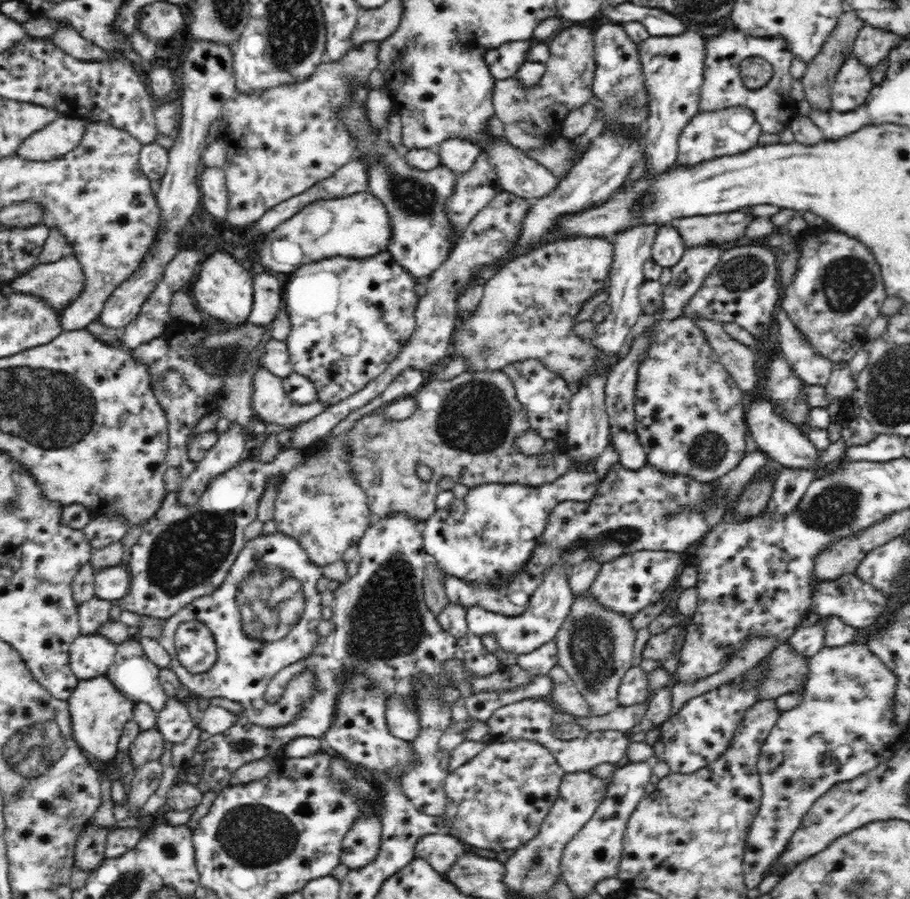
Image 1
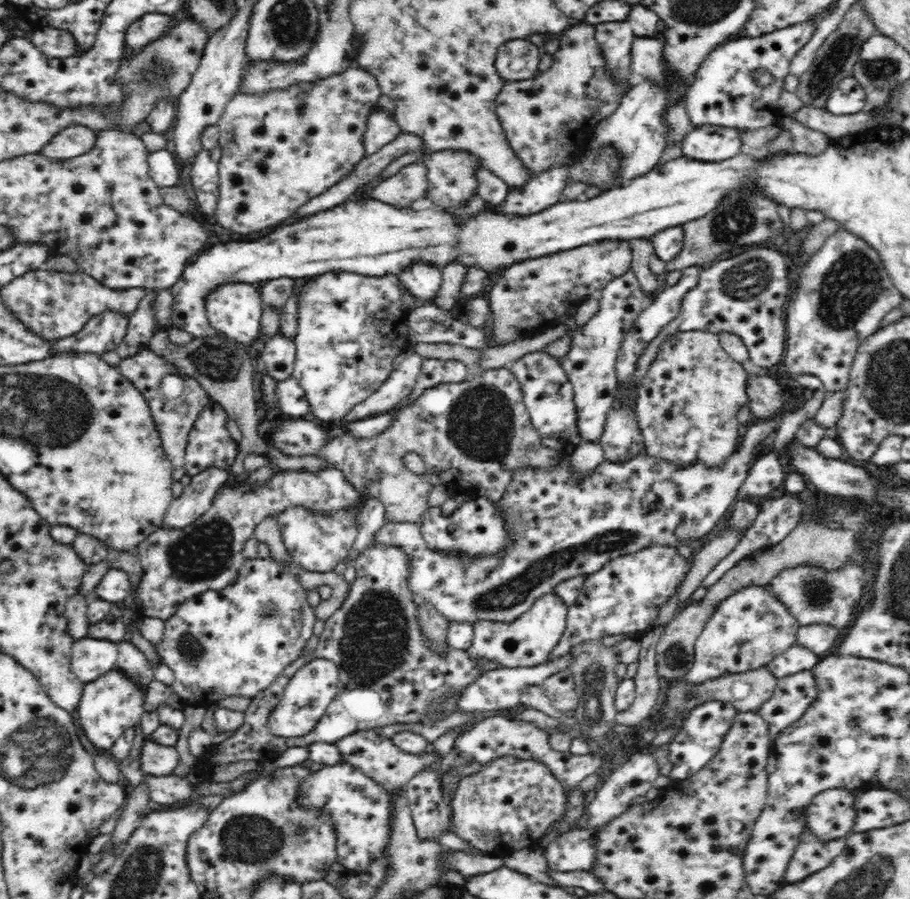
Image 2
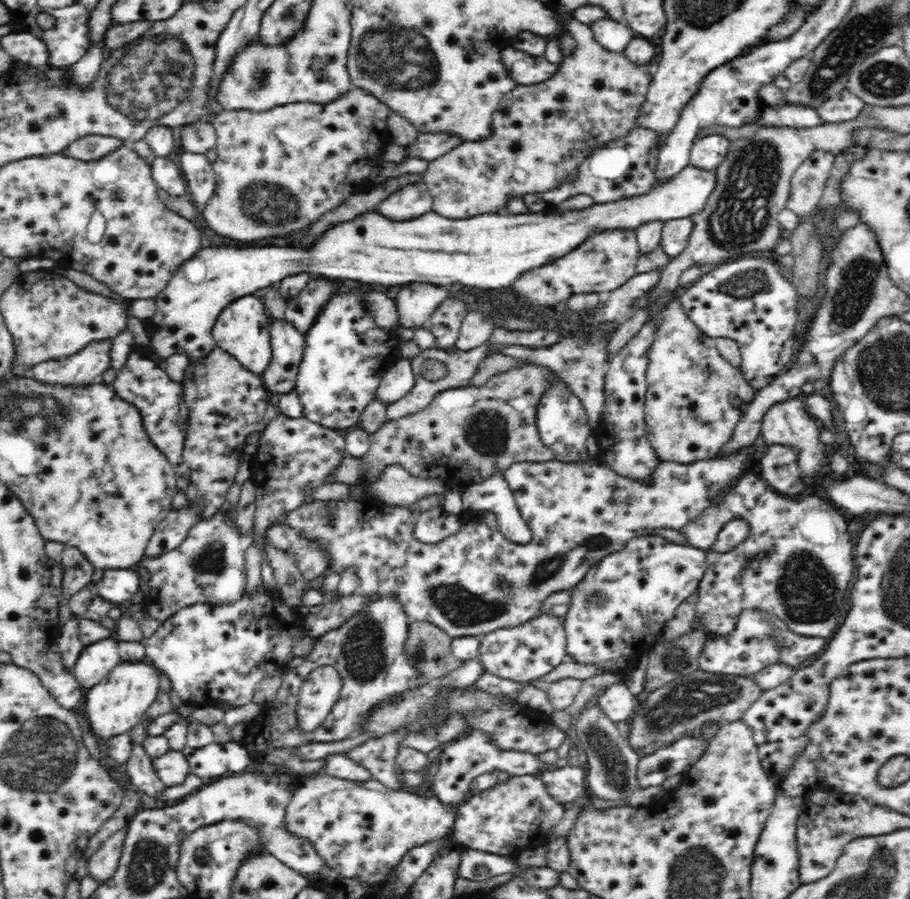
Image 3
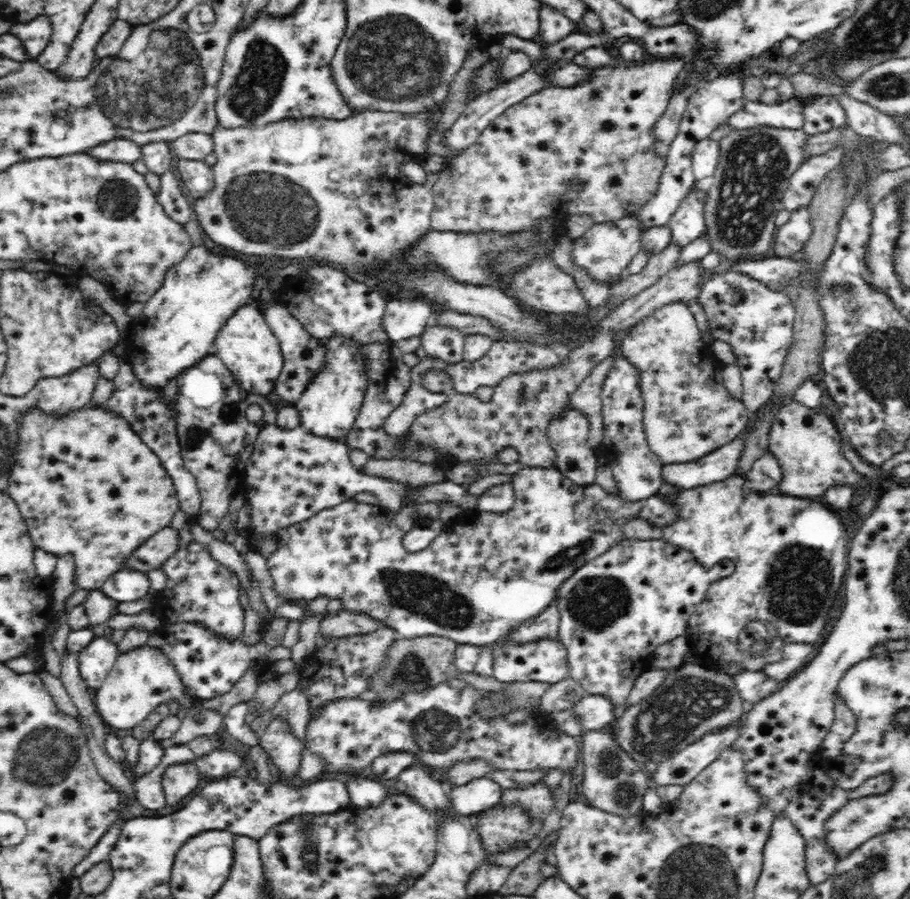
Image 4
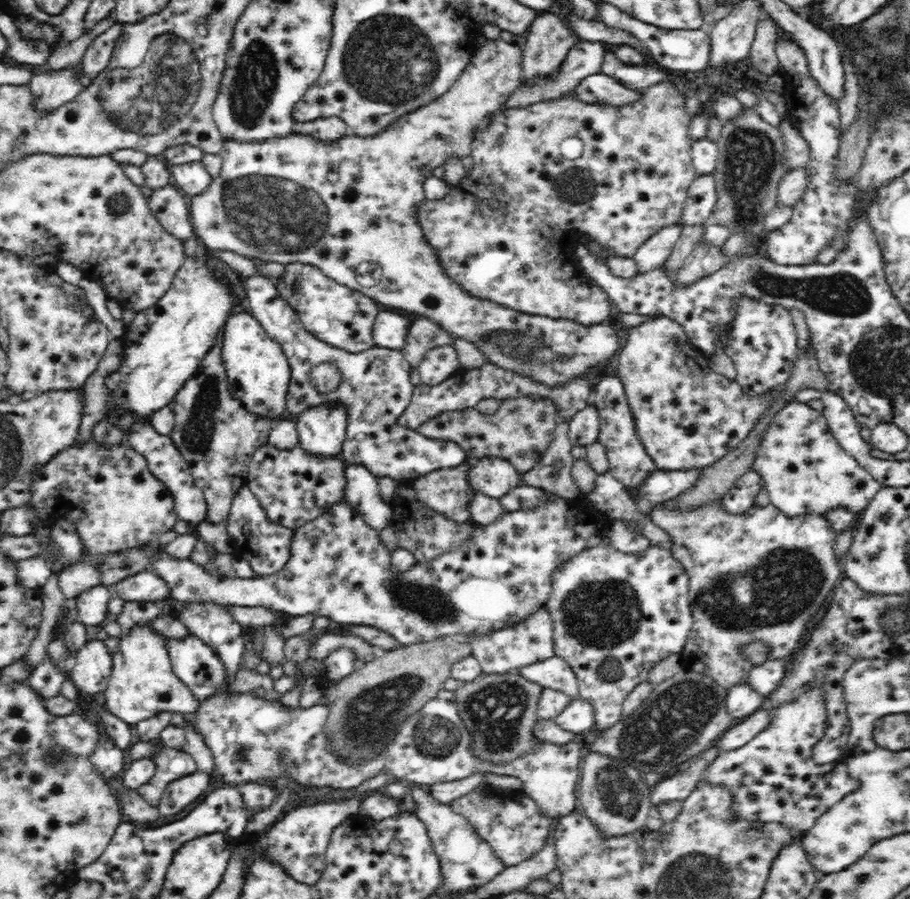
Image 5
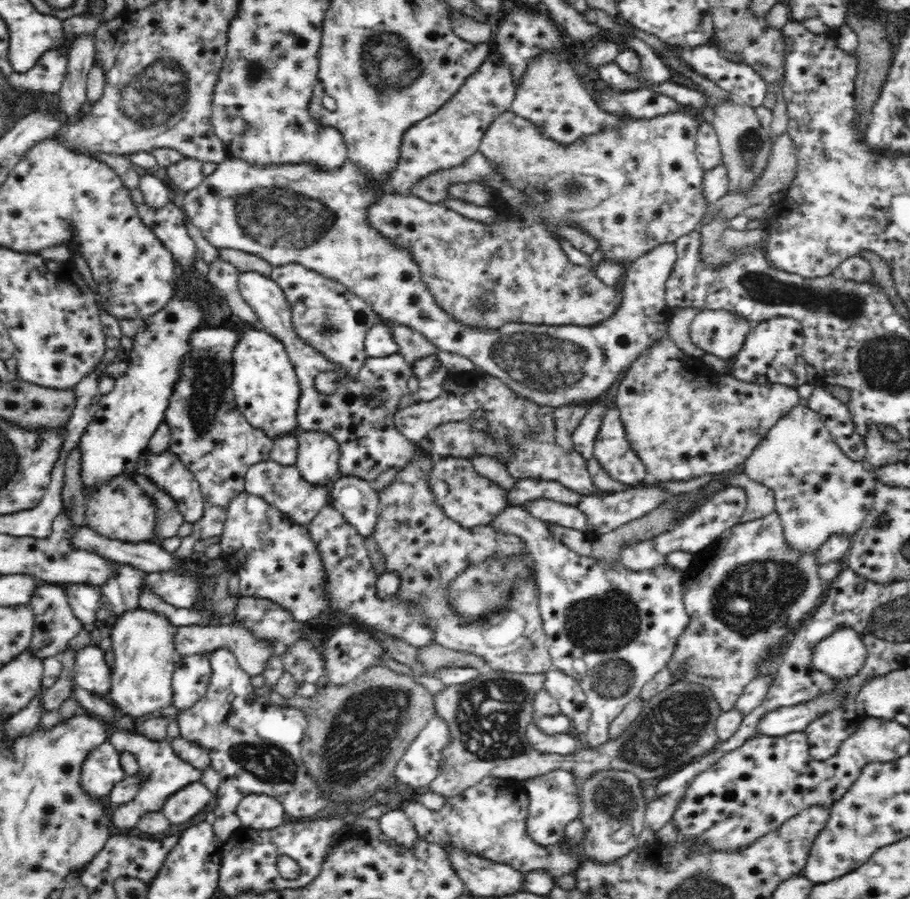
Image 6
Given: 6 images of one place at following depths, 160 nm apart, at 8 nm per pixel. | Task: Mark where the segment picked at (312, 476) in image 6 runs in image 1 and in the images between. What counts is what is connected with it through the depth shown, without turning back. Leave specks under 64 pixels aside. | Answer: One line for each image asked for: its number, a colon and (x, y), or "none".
1: (349, 318)
2: (340, 360)
3: (344, 360)
4: (329, 407)
5: (321, 431)

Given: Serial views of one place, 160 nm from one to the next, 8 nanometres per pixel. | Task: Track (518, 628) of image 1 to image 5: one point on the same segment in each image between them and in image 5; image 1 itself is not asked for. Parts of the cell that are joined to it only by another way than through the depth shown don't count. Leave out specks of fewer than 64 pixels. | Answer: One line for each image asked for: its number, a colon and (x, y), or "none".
2: (528, 641)
3: (524, 653)
4: (545, 660)
5: (556, 674)

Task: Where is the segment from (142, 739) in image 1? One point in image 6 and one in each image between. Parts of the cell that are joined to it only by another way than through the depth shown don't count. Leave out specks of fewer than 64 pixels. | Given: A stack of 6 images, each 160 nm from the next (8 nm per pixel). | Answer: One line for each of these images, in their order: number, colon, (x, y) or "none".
2: (157, 759)
3: (172, 768)
4: (179, 779)
5: (181, 792)
6: (182, 806)

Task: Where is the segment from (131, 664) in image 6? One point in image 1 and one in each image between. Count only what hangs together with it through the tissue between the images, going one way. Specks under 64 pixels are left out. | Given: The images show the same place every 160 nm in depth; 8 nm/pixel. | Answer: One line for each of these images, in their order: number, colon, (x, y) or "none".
1: (99, 711)
2: (113, 703)
3: (118, 702)
4: (142, 679)
5: (142, 683)

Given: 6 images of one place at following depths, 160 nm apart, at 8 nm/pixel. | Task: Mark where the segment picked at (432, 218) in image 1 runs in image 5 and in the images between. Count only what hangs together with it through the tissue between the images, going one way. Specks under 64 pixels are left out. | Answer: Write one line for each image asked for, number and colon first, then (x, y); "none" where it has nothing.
2: (422, 281)
3: (415, 303)
4: (403, 318)
5: (390, 329)

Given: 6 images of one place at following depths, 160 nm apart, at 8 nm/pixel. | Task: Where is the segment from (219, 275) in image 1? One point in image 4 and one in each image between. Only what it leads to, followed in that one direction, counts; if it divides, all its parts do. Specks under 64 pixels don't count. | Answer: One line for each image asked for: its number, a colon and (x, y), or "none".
2: (234, 309)
3: (242, 329)
4: (246, 345)

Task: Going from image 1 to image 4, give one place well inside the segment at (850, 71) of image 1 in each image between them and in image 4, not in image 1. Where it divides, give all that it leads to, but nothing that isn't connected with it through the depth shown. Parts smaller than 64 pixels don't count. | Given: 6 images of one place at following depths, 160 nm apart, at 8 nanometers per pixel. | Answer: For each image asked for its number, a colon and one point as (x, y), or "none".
2: (848, 97)
3: (844, 106)
4: (821, 114)

